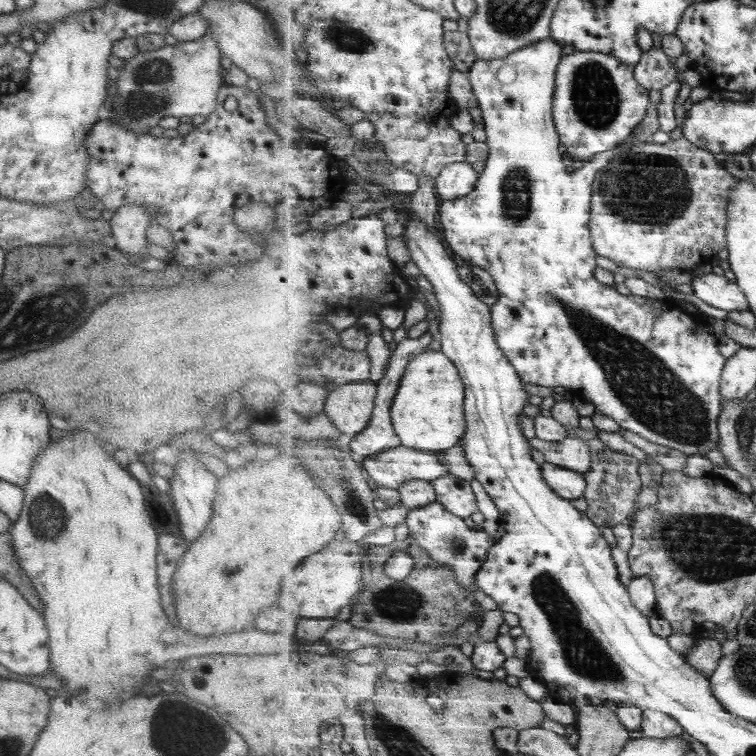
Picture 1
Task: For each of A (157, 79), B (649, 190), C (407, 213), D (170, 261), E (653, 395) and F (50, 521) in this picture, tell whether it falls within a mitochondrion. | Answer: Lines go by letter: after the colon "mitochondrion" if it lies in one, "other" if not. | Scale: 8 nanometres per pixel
A: mitochondrion
B: mitochondrion
C: other
D: other
E: mitochondrion
F: mitochondrion

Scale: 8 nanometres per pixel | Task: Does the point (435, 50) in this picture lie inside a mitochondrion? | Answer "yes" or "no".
no

